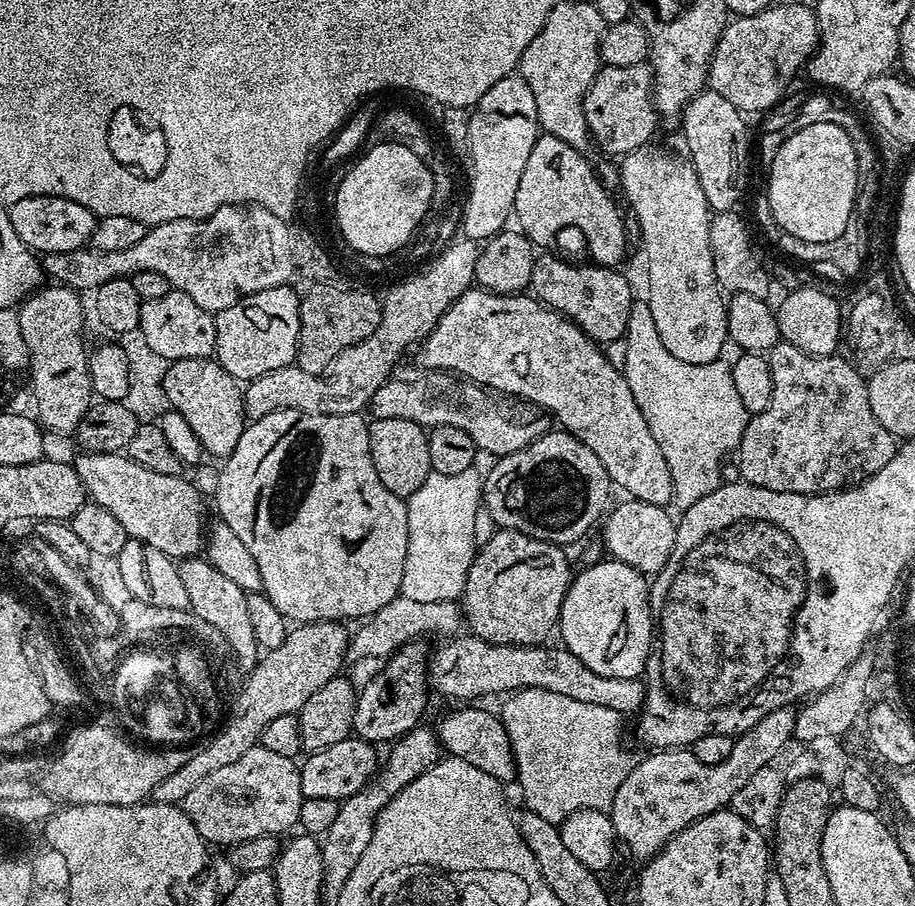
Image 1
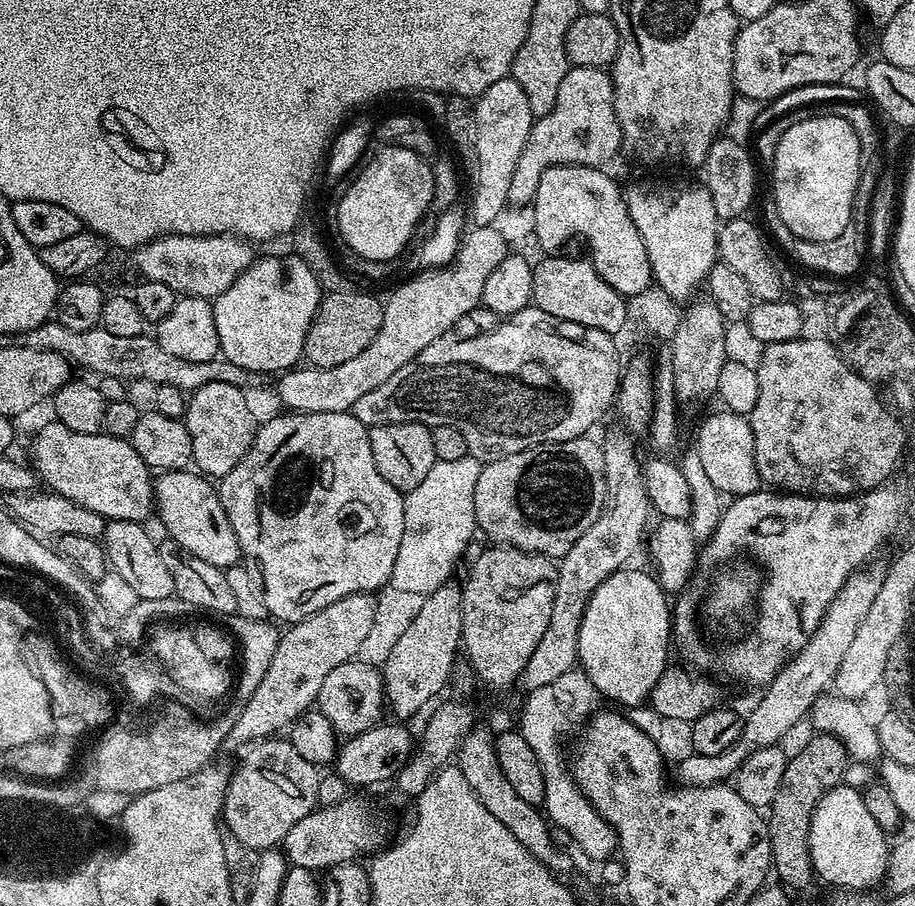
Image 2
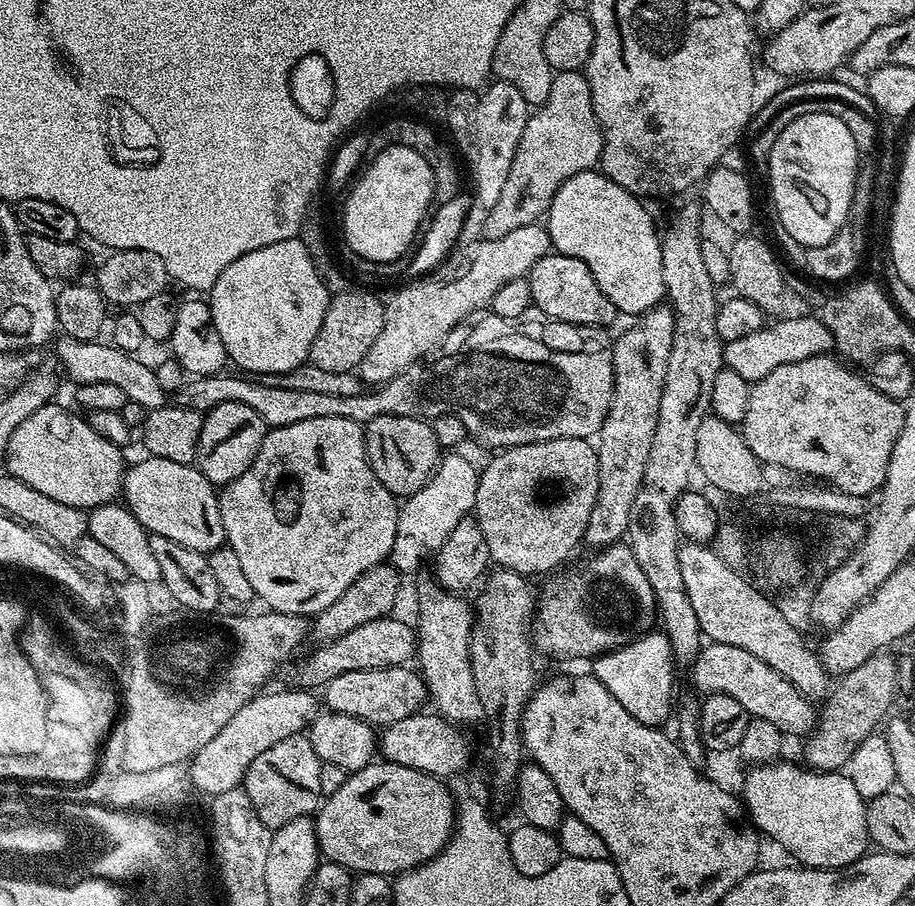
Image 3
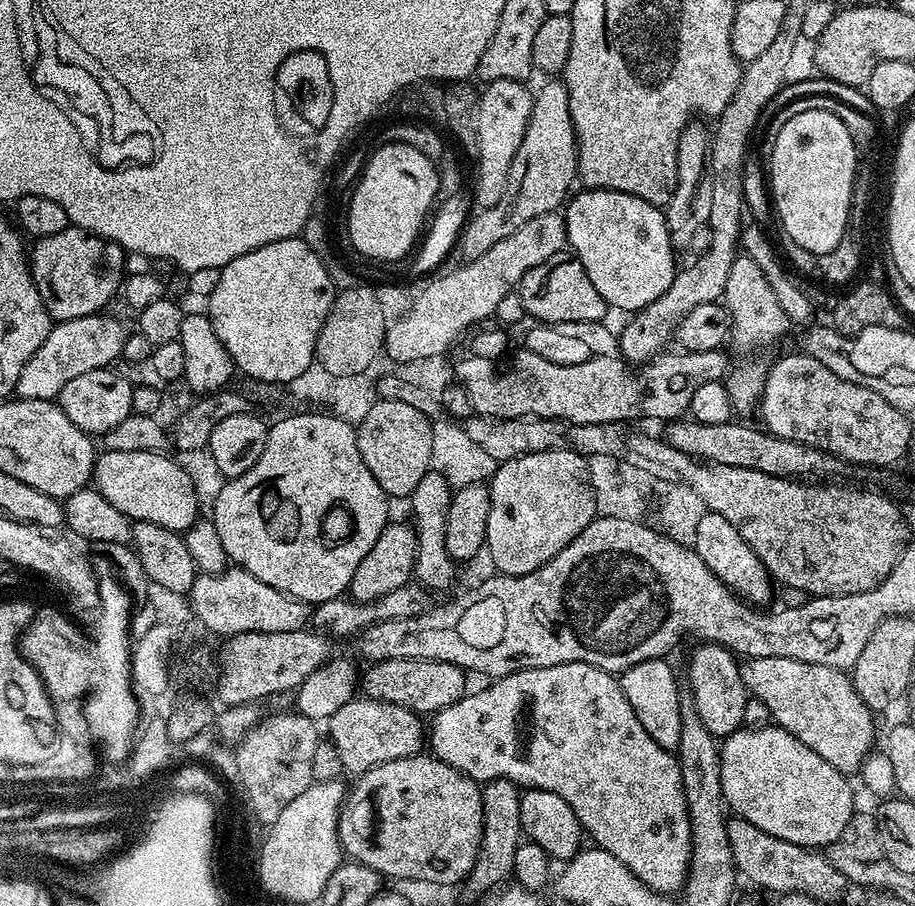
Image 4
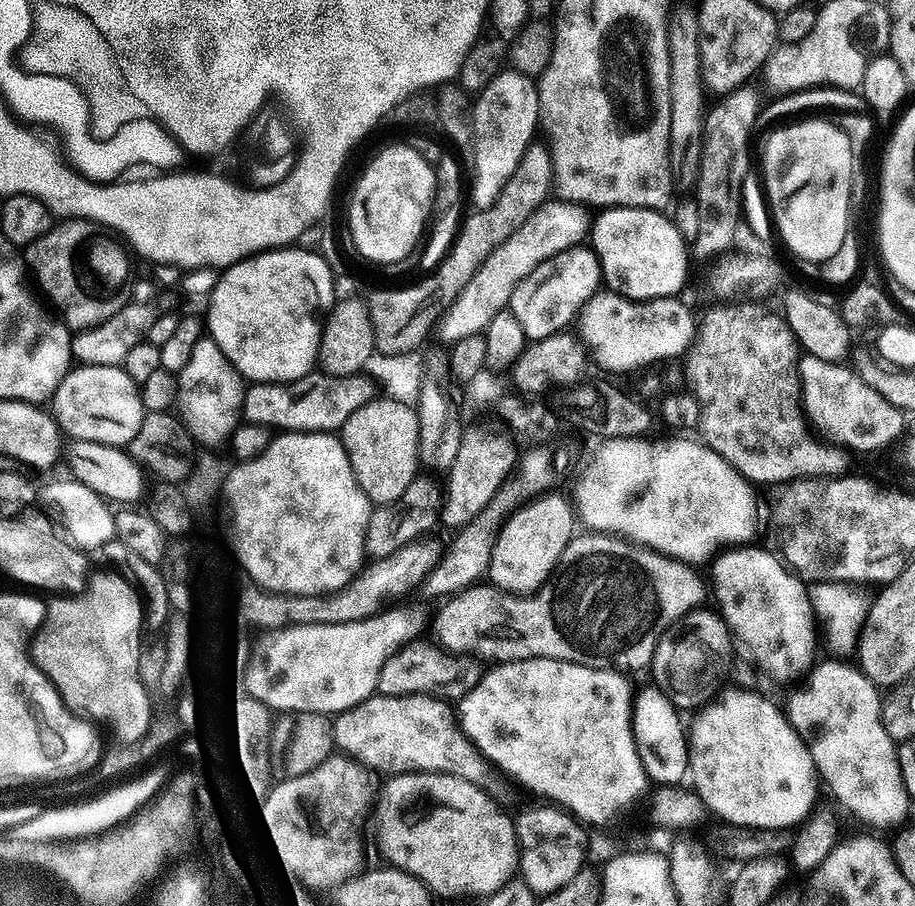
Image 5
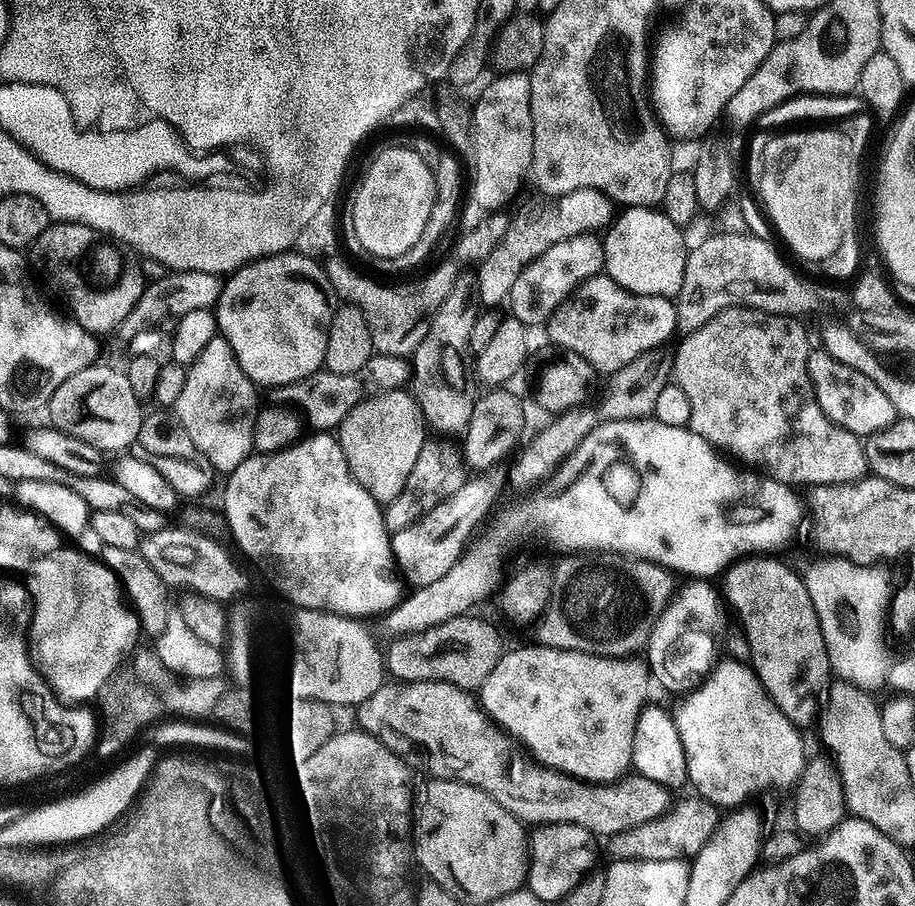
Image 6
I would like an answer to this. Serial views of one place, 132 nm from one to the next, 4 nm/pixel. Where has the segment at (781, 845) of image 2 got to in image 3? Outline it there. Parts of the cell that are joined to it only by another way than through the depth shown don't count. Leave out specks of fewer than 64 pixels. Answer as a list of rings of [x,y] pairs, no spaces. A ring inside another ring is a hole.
[[[872,660],[859,672],[852,672],[852,676],[847,673],[841,675],[824,704],[828,705],[819,713],[814,731],[807,737],[803,763],[818,772],[843,769],[859,744],[881,727],[882,721],[889,715],[892,699],[896,700],[897,696],[893,689],[892,664],[888,660]]]

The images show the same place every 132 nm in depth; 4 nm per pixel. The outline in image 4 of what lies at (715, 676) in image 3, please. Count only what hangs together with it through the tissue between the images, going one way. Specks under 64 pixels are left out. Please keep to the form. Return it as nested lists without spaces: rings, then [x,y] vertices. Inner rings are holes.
[[[792,657],[745,659],[740,669],[749,693],[766,702],[766,710],[775,727],[785,728],[798,742],[810,746],[839,772],[854,774],[873,751],[876,724],[872,709],[862,702],[847,671],[830,666],[812,665]]]

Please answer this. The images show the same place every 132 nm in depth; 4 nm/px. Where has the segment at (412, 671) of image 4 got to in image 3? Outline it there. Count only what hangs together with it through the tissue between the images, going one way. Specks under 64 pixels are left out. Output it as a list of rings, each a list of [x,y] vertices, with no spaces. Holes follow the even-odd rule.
[[[399,666],[380,669],[350,670],[349,673],[338,674],[337,677],[331,678],[328,684],[322,688],[324,700],[328,703],[325,704],[327,711],[353,716],[373,726],[387,726],[394,723],[395,720],[417,715],[423,709],[420,707],[426,704],[426,701],[429,699],[428,687],[424,685],[423,675],[416,670],[411,672],[410,668],[408,666]]]

